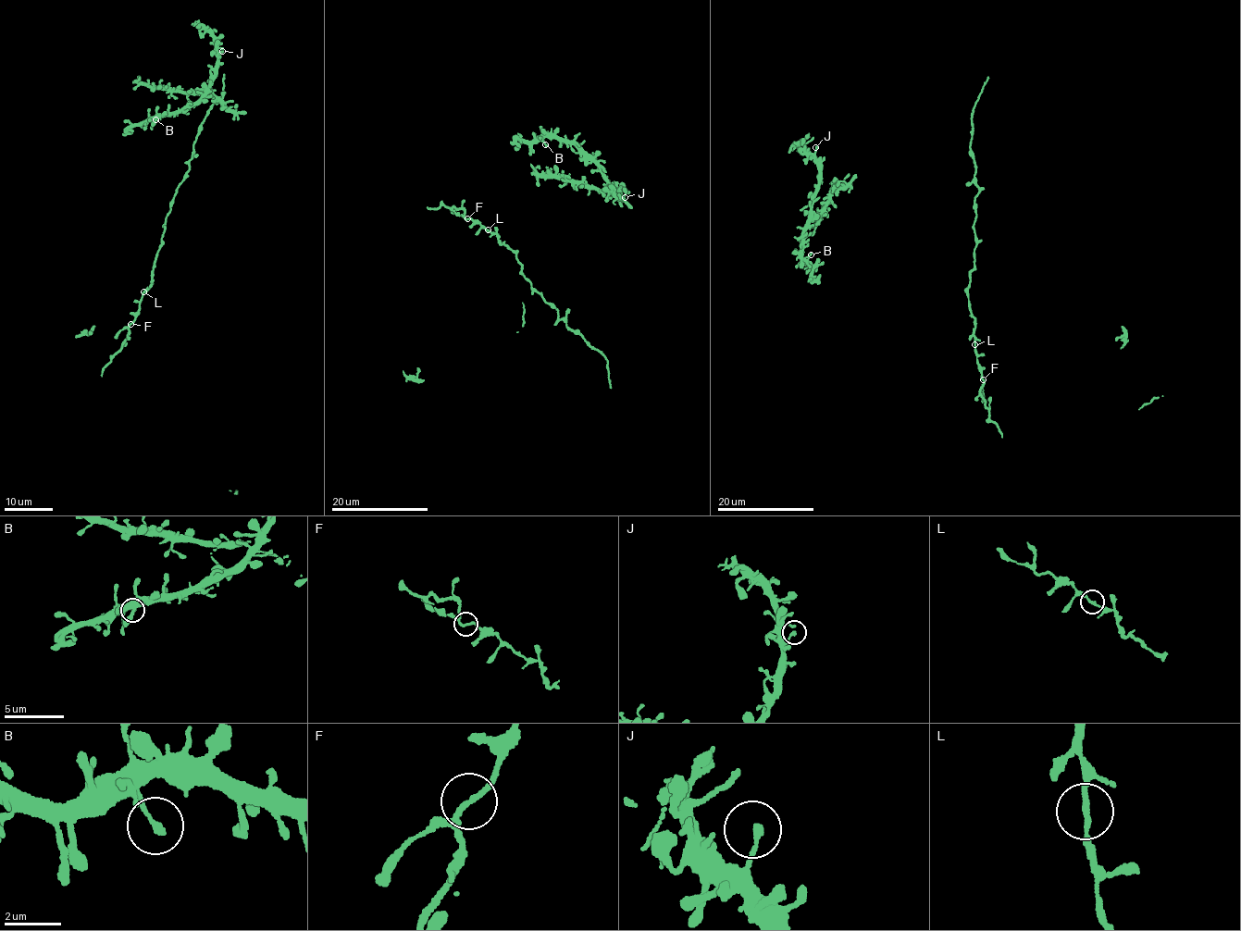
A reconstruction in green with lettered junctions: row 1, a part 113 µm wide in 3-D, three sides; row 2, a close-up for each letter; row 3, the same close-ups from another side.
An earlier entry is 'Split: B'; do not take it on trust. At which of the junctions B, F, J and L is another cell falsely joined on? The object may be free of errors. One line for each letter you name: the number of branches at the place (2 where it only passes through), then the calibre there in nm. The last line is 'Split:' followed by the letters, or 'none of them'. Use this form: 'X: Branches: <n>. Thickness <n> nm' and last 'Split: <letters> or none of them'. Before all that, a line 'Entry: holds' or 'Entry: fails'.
Entry: fails
Split: none of them

